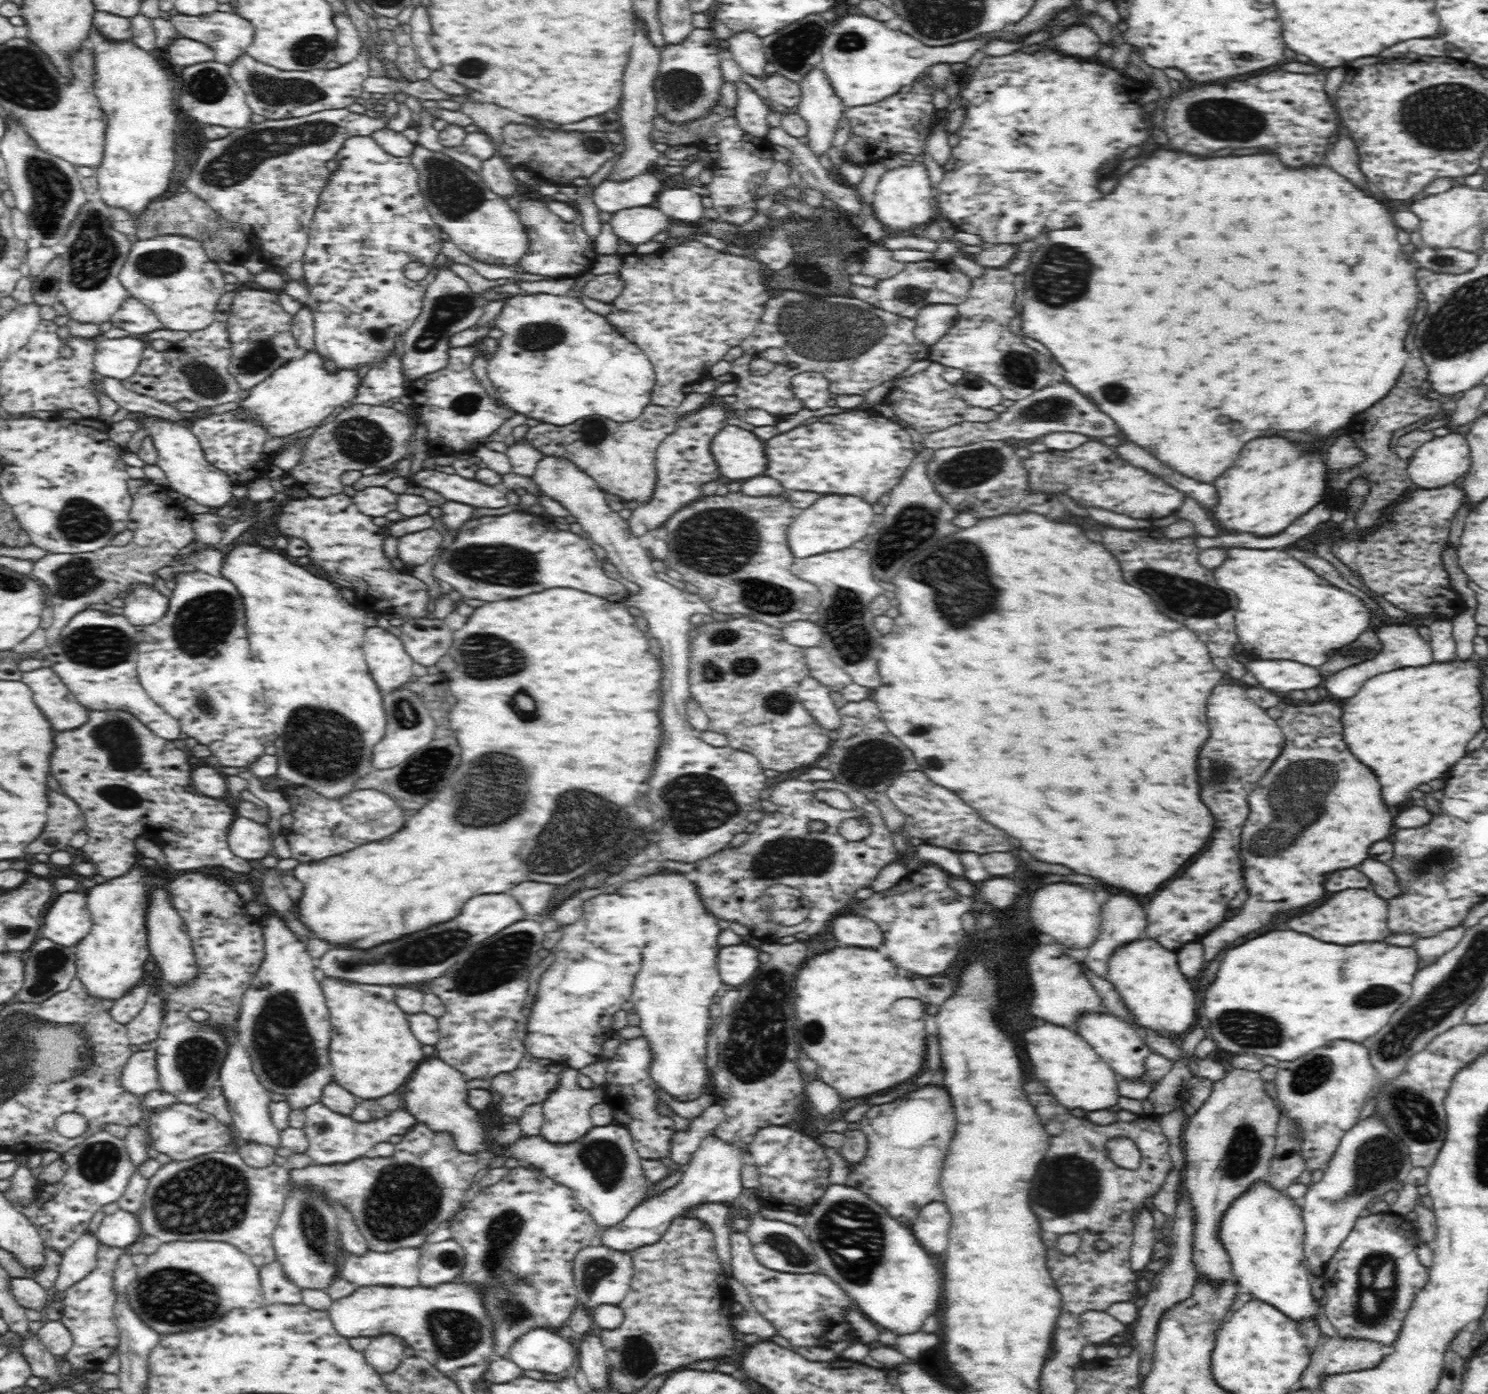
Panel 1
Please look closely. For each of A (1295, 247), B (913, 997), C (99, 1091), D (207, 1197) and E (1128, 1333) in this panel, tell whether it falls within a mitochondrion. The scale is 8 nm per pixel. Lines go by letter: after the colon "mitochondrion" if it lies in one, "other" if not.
A: mitochondrion
B: other
C: other
D: mitochondrion
E: other

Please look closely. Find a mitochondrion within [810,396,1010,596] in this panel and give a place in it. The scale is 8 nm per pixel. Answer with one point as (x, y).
(914, 527)

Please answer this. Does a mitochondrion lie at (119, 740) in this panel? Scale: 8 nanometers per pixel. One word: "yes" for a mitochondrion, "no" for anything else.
yes

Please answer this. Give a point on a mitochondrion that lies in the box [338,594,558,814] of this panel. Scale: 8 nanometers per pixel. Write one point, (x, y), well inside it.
(480, 653)

